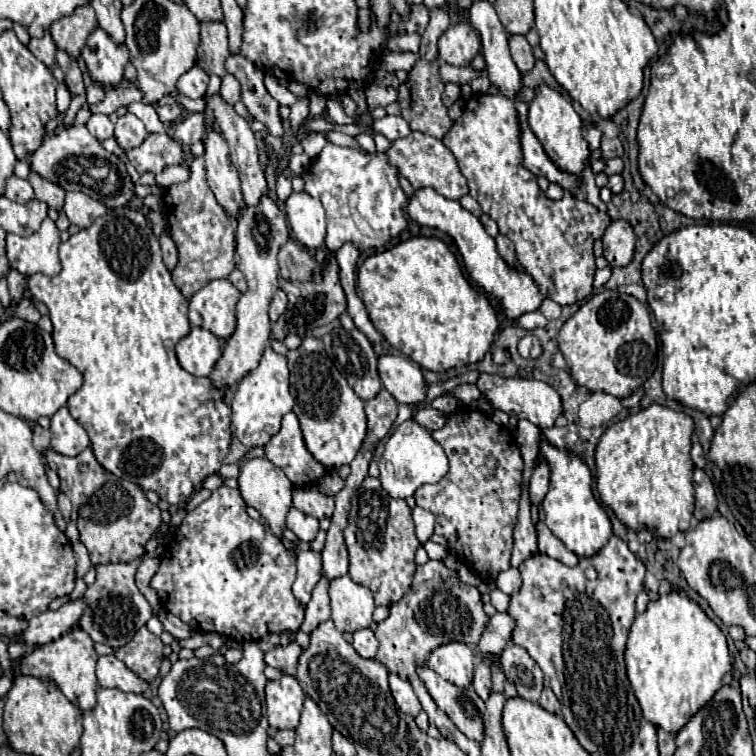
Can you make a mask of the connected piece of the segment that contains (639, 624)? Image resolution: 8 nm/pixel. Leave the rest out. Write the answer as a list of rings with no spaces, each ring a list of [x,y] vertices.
[[[678,592],[660,596],[656,602],[648,604],[644,614],[636,616],[630,628],[624,656],[628,680],[634,688],[644,718],[654,726],[670,732],[672,736],[676,736],[676,732],[688,724],[692,714],[696,714],[716,694],[716,690],[720,690],[722,676],[732,670],[726,636],[696,602],[692,602],[688,596],[680,596]]]

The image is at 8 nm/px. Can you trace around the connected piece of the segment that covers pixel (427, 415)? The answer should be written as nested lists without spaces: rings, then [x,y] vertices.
[[[430,406],[418,408],[418,410],[414,412],[412,420],[416,420],[416,422],[418,422],[420,426],[424,426],[426,430],[438,430],[438,428],[442,428],[442,426],[446,424],[446,416],[444,416],[442,412],[438,412],[438,410],[430,408]]]

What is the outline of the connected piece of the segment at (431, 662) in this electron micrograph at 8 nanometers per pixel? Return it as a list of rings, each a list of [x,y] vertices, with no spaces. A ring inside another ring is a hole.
[[[450,642],[436,648],[428,658],[428,666],[460,688],[468,688],[472,684],[474,654],[462,642]]]

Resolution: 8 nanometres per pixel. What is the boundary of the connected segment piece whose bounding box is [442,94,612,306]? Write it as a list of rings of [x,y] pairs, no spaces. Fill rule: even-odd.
[[[472,94],[462,116],[450,126],[442,142],[456,156],[468,180],[470,196],[496,220],[500,234],[514,242],[520,264],[540,292],[560,306],[588,298],[596,272],[592,246],[594,240],[604,236],[612,220],[608,214],[600,218],[600,212],[590,202],[578,200],[572,194],[562,200],[546,198],[536,184],[536,176],[522,164],[520,122],[514,102],[502,94]]]

